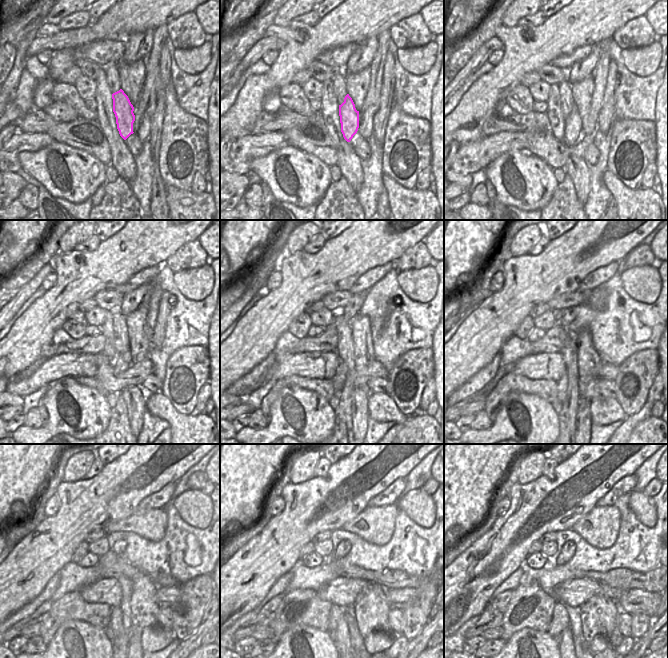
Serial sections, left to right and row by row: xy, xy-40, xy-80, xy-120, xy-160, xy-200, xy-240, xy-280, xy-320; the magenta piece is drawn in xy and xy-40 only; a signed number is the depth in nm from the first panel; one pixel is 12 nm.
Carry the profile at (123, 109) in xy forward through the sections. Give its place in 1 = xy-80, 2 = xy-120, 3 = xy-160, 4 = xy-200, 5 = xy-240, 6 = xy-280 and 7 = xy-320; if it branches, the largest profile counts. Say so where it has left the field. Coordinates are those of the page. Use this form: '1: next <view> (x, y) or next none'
1: next xy-80 (573, 124)
2: next xy-120 (122, 362)
3: next xy-160 (338, 380)
4: next xy-200 (562, 384)
5: next xy-240 (116, 624)
6: next xy-280 (343, 643)
7: next xy-320 (567, 647)

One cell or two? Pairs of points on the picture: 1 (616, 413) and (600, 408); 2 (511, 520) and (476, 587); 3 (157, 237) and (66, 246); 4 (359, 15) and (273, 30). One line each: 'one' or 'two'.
1: one
2: one
3: two
4: one

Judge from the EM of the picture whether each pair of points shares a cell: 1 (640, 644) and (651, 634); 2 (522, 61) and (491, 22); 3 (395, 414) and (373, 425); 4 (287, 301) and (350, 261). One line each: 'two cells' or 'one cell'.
1: one cell
2: two cells
3: two cells
4: one cell

